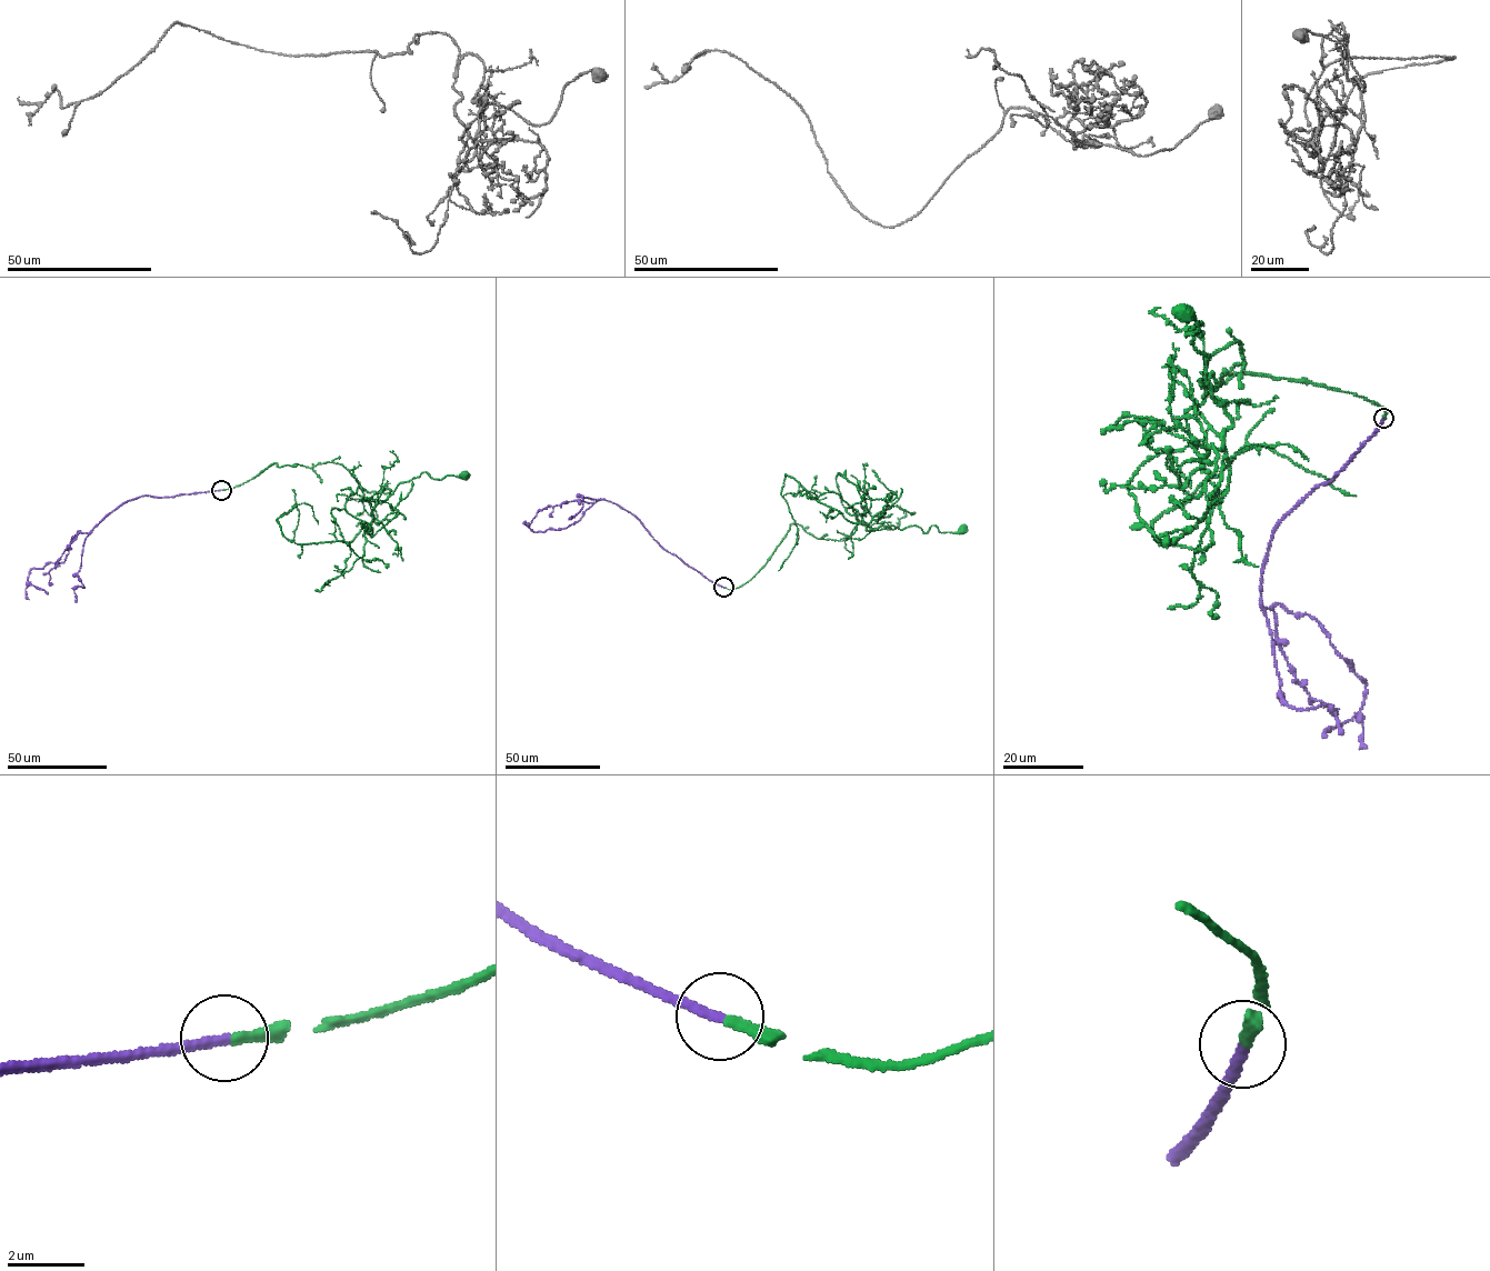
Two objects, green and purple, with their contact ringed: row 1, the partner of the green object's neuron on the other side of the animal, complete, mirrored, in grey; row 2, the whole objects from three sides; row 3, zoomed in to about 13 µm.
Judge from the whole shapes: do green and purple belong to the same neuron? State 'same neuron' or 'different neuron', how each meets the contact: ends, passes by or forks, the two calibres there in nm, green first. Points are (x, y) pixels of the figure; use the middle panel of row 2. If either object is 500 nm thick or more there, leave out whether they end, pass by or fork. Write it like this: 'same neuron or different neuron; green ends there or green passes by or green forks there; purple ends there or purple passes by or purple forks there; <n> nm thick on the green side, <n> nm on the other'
same neuron; green ends there; purple ends there; 260 nm thick on the green side, 240 nm on the other

